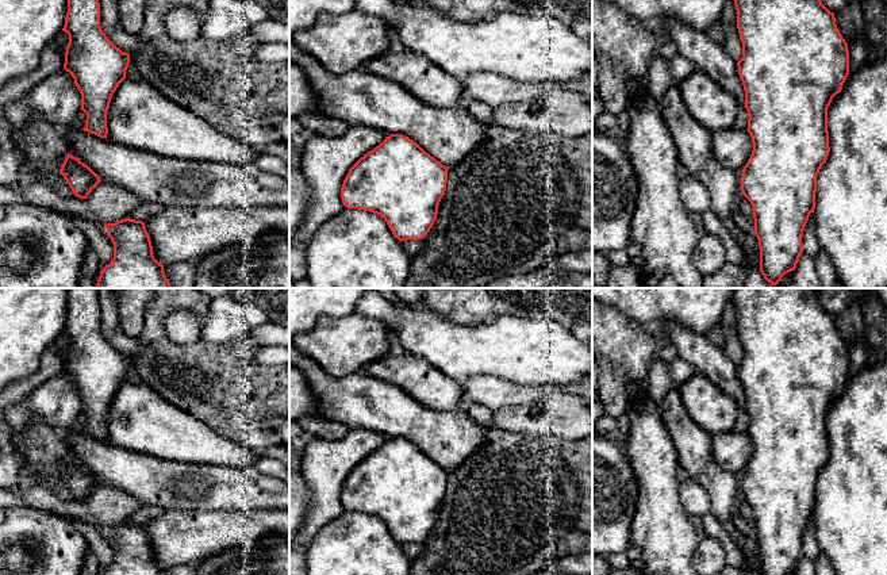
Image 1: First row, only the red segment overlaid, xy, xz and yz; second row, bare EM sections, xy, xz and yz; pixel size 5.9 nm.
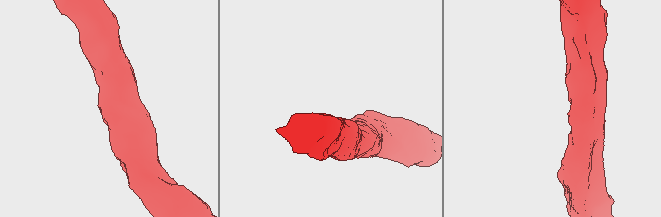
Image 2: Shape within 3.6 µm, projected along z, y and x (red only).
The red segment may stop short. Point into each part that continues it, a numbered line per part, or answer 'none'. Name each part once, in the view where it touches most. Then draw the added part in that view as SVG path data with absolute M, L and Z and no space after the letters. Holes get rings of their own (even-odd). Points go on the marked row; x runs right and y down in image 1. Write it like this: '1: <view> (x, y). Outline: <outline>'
none

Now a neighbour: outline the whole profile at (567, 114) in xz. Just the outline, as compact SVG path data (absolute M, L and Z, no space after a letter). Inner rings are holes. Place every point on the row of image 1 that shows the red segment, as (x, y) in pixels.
M552 88L540 100L496 107L494 124L581 138L592 134L592 101L580 93Z

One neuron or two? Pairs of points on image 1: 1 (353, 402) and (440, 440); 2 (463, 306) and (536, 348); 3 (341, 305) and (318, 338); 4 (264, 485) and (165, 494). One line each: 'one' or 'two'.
1: one
2: two
3: two
4: one

